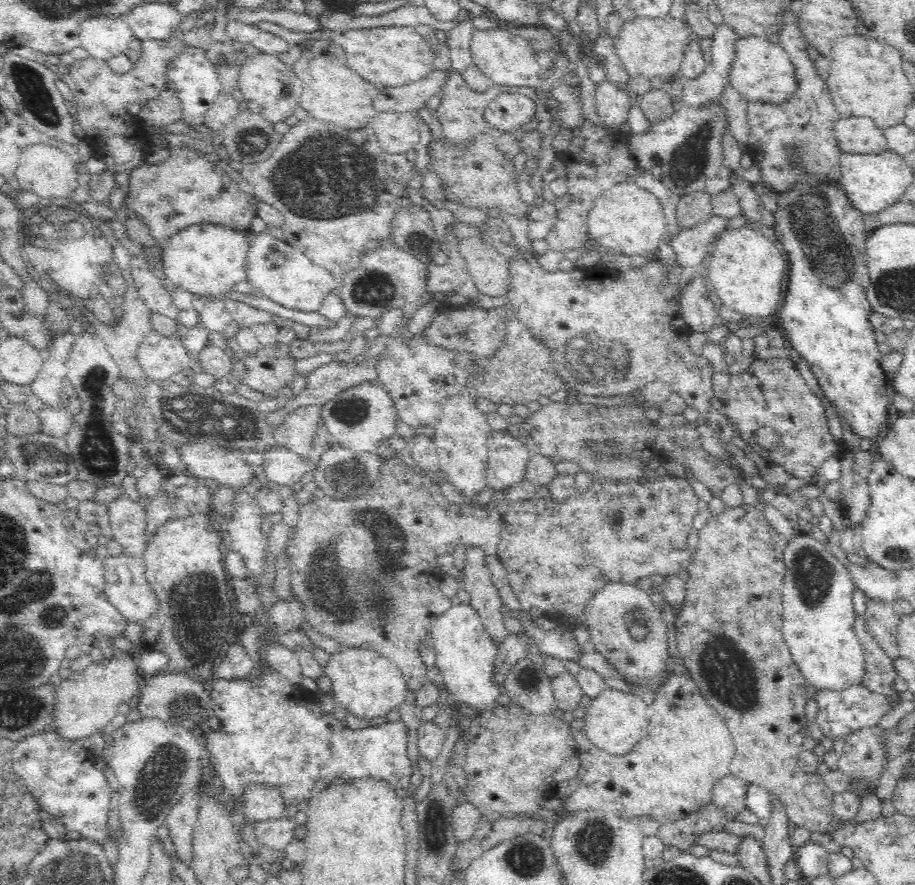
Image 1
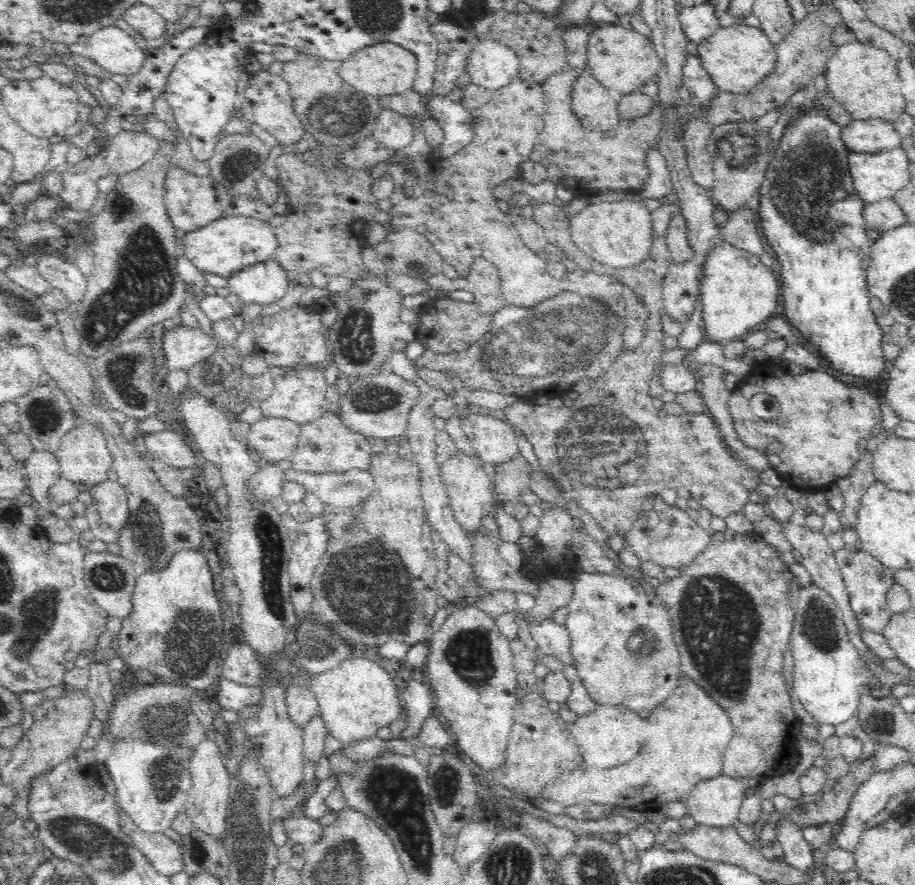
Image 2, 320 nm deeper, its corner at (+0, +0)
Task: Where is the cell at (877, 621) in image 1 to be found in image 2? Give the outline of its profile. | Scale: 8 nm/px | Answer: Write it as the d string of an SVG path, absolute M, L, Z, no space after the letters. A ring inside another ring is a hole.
M844 547L835 552L835 558L850 594L852 609L857 614L862 627L876 634L883 634L884 628L893 616L887 604L889 589L895 583L893 569L888 568L860 547L857 550L846 550Z

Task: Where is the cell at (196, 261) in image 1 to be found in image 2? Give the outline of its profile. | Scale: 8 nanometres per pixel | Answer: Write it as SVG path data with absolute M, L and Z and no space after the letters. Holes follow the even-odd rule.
M230 216L216 219L206 226L184 233L180 238L184 257L200 273L230 278L245 267L275 258L277 240L273 227L248 216Z

